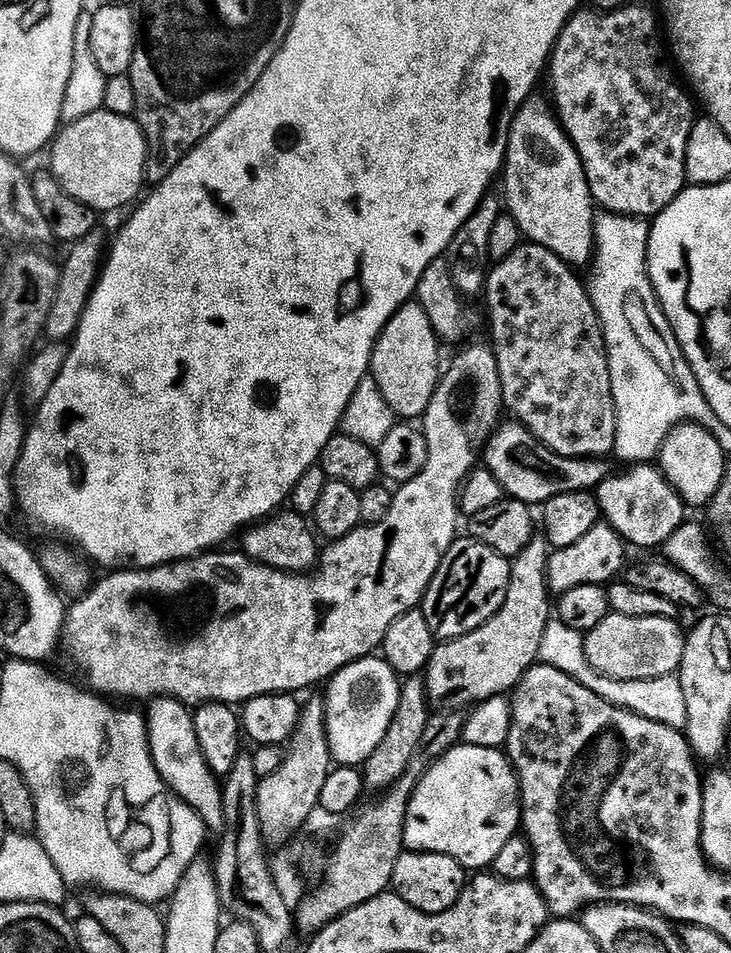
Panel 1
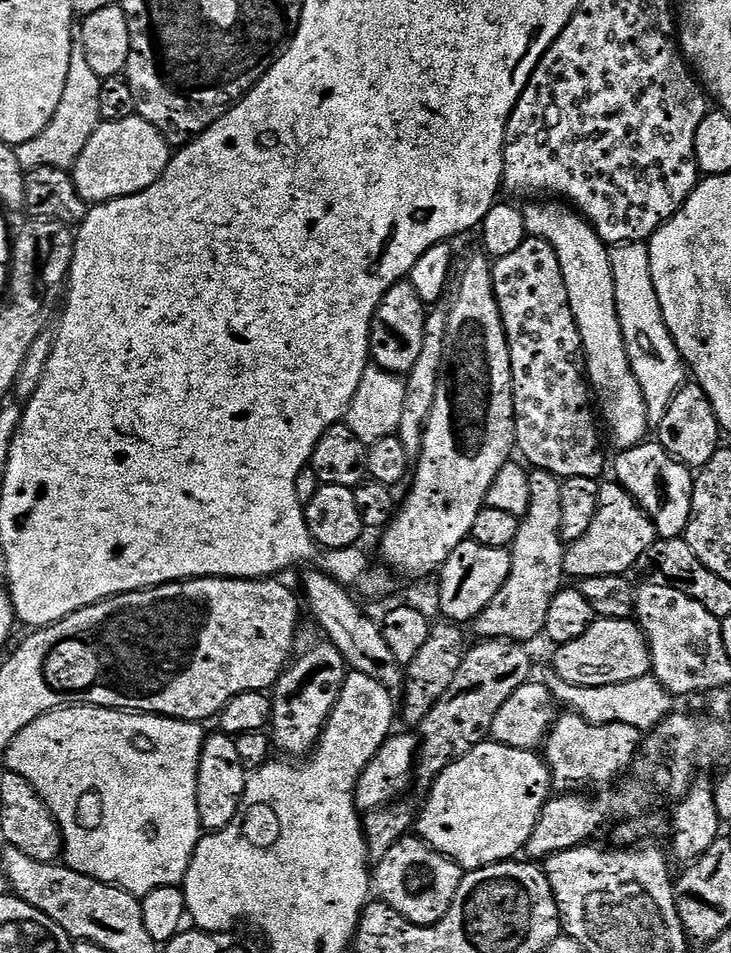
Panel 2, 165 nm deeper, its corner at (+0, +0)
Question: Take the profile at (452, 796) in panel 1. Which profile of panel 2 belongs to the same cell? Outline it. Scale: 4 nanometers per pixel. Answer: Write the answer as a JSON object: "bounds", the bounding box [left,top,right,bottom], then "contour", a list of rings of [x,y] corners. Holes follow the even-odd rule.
{"bounds":[418,738,552,870],"contour":[[[489,738],[432,781],[424,821],[418,824],[419,839],[443,856],[452,857],[465,870],[502,864],[527,849],[551,788],[552,773],[535,751],[497,744]]]}

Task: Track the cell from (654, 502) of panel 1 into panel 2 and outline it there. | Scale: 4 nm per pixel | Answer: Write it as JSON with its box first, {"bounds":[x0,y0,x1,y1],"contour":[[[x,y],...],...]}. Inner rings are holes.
{"bounds":[614,442,694,540],"contour":[[[645,442],[633,448],[626,448],[619,455],[620,457],[614,460],[617,476],[615,479],[652,519],[657,537],[661,540],[675,540],[683,537],[694,515],[693,469],[669,454],[664,445],[659,442],[653,442],[653,444]]]}

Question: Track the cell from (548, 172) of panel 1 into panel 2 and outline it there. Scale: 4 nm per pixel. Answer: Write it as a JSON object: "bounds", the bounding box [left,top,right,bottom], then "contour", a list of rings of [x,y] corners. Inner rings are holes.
{"bounds":[524,204,650,449],"contour":[[[564,204],[525,207],[524,221],[528,227],[529,237],[548,240],[558,254],[558,262],[566,278],[570,306],[574,310],[576,325],[584,343],[586,376],[598,397],[598,408],[602,413],[607,435],[608,432],[612,435],[613,442],[618,446],[617,449],[633,448],[645,443],[647,436],[644,435],[648,432],[650,421],[640,383],[632,373],[630,358],[624,345],[620,312],[616,309],[612,252],[591,222],[575,207]]]}

